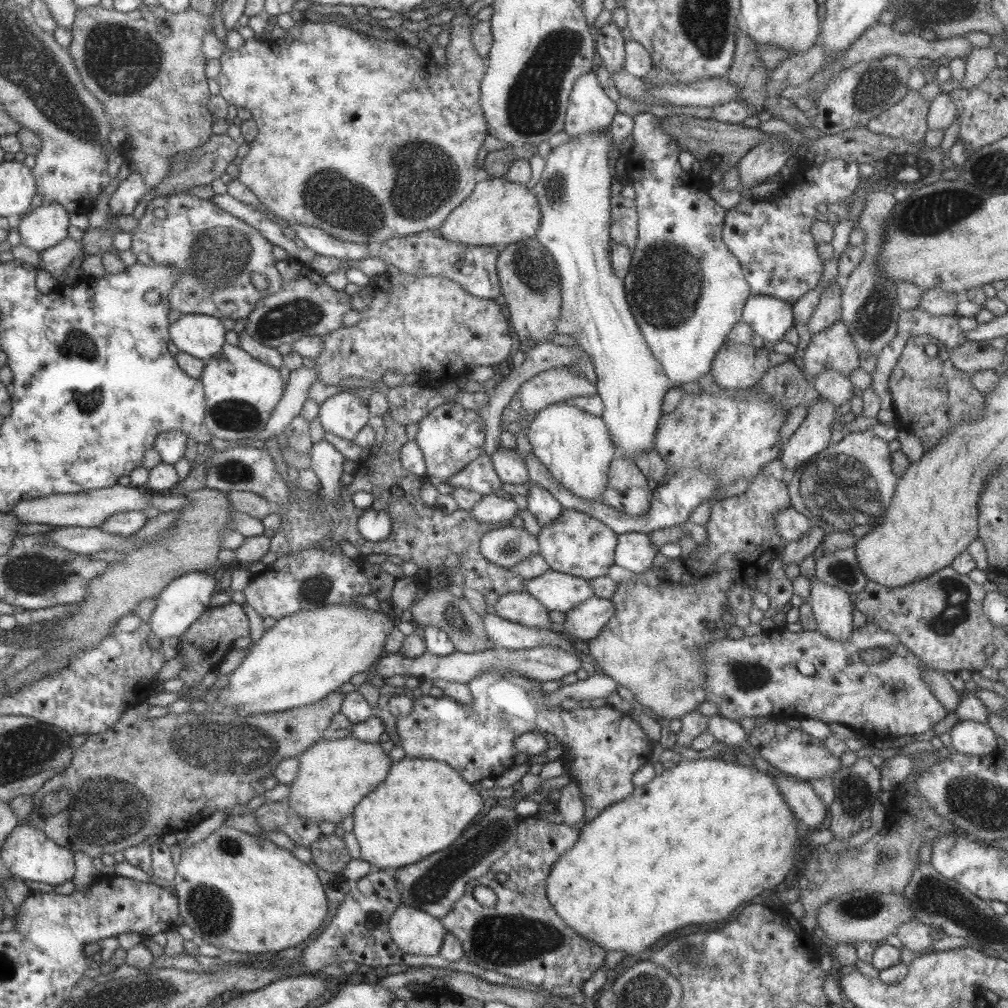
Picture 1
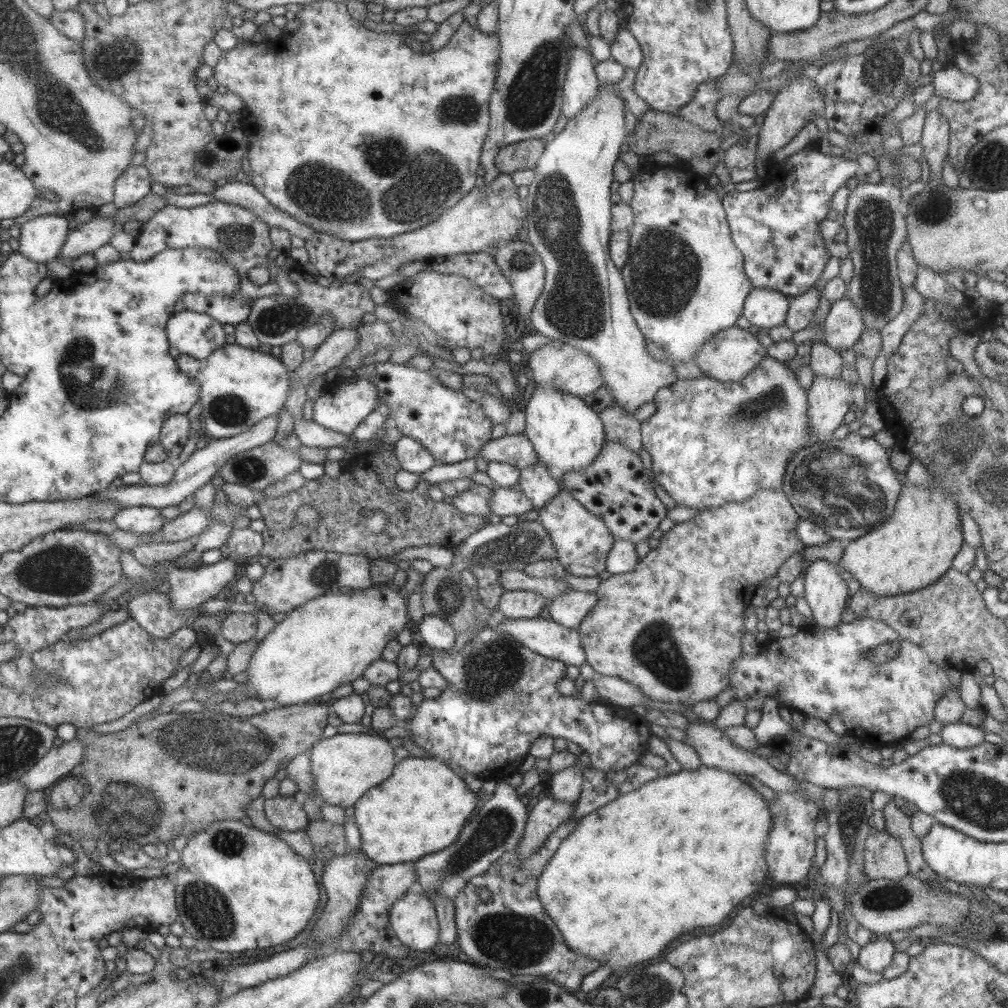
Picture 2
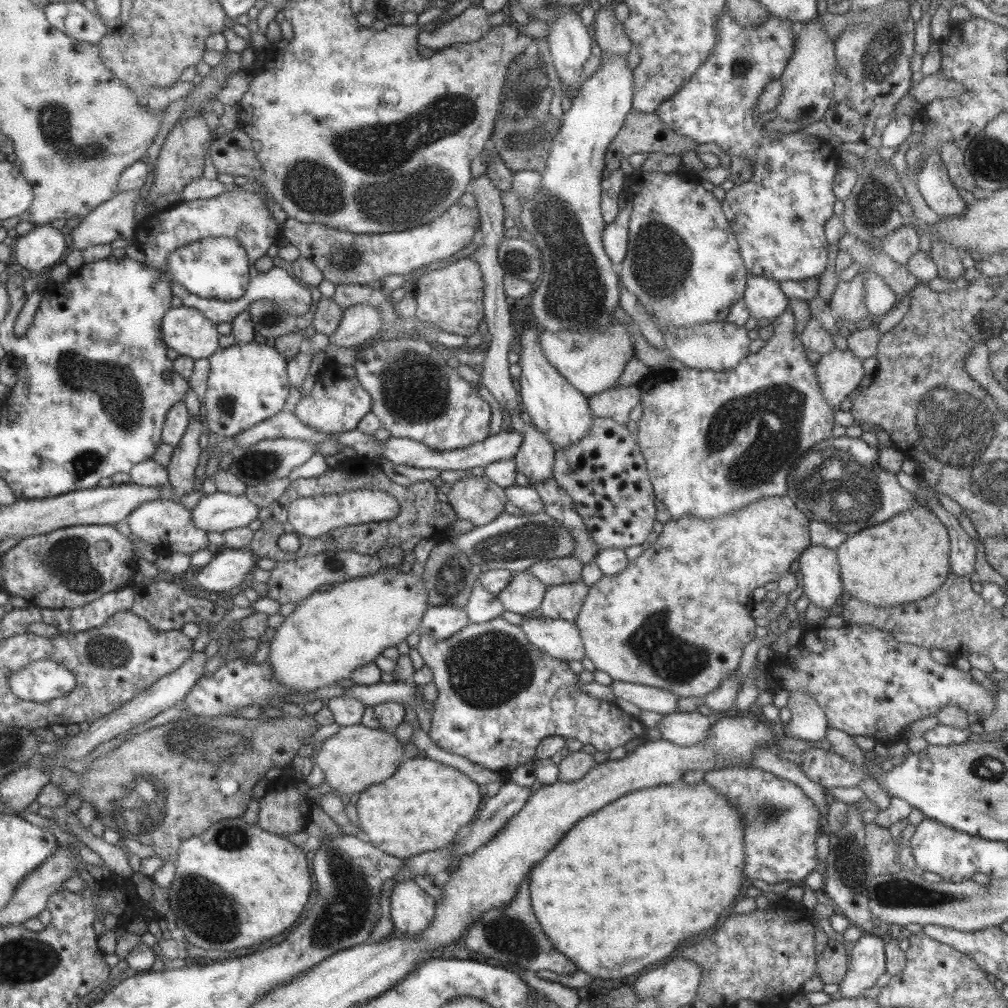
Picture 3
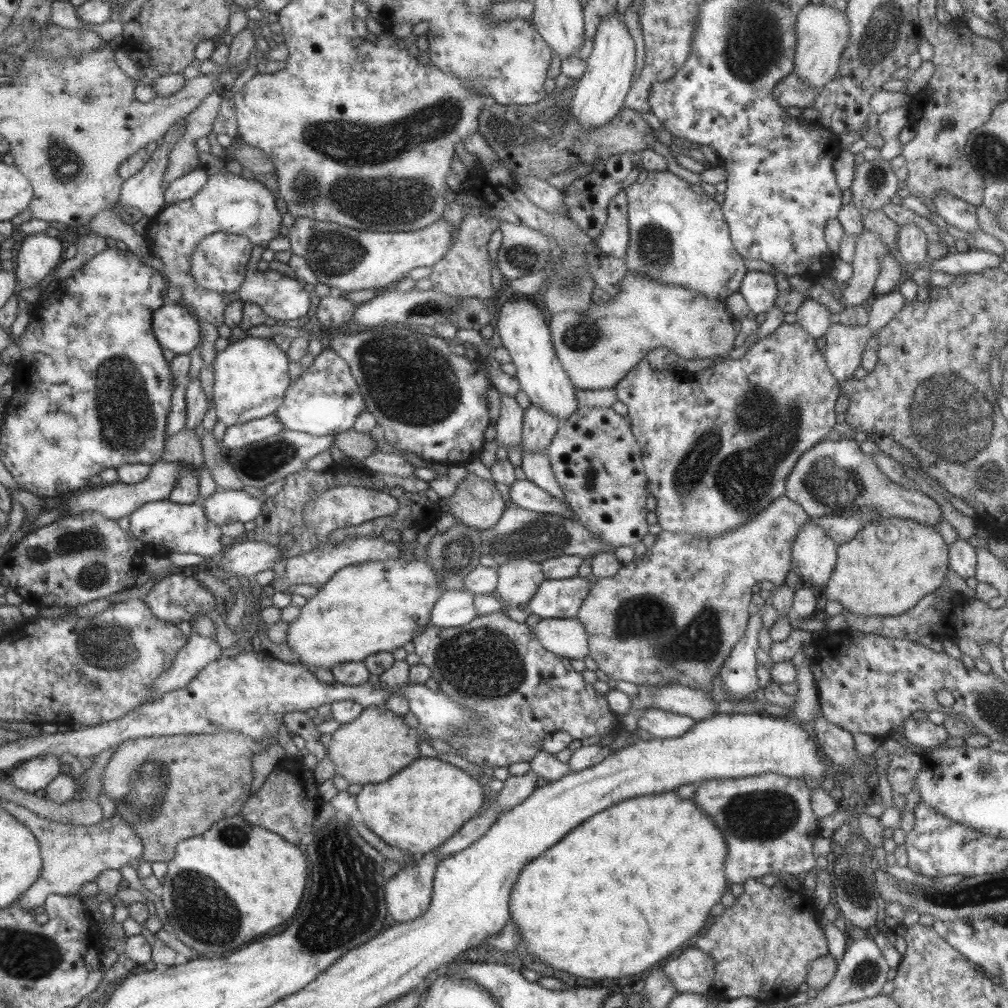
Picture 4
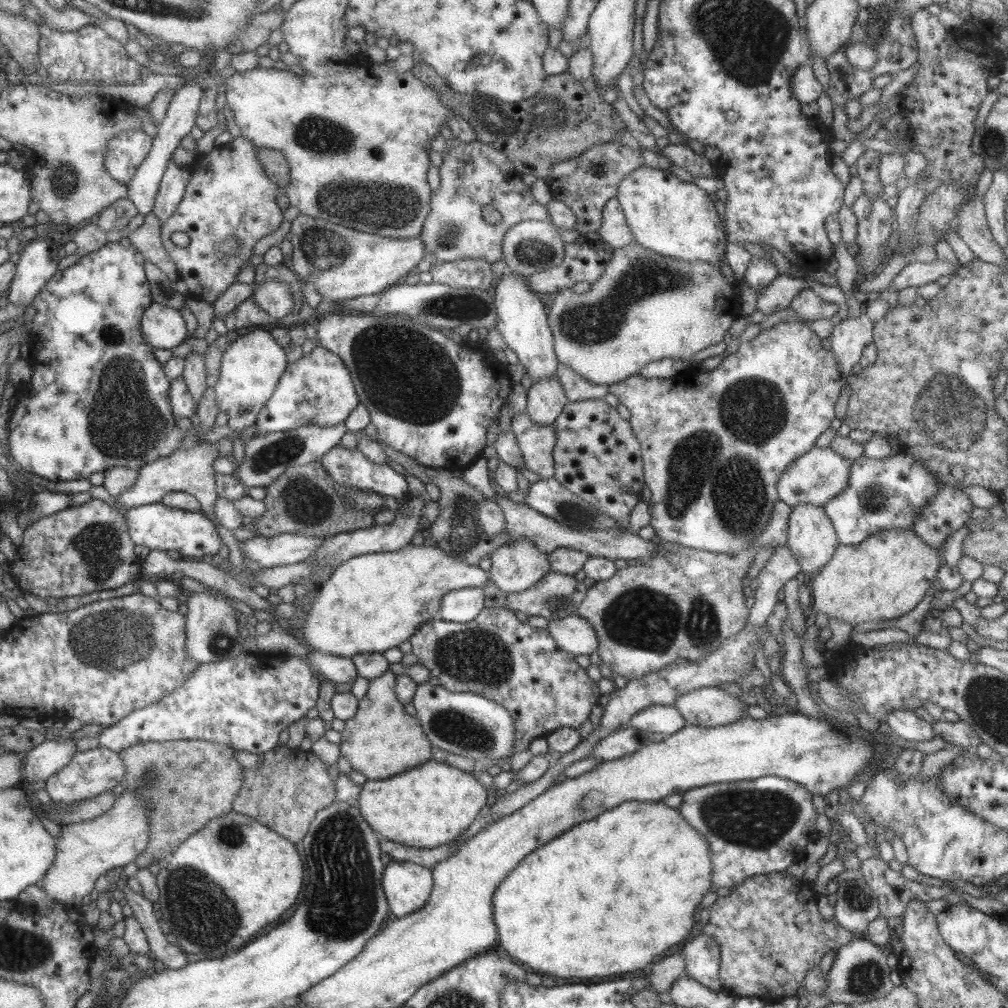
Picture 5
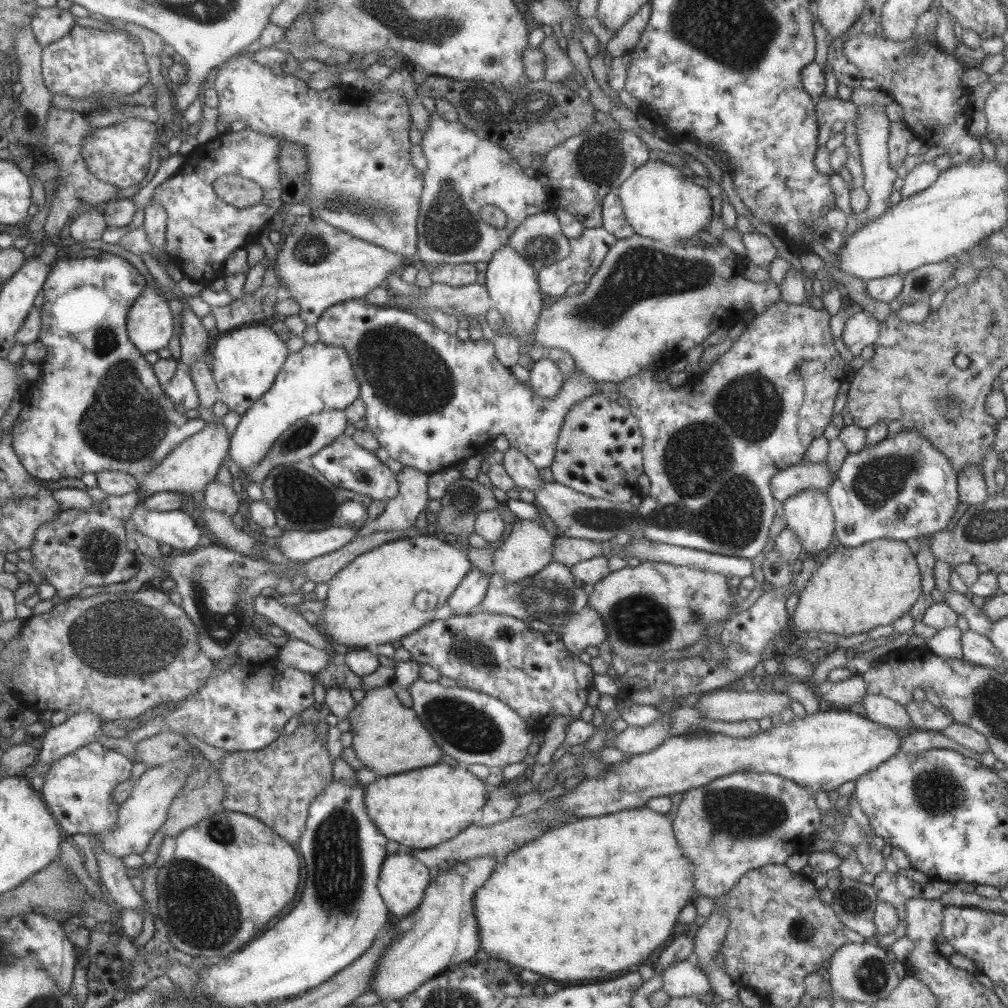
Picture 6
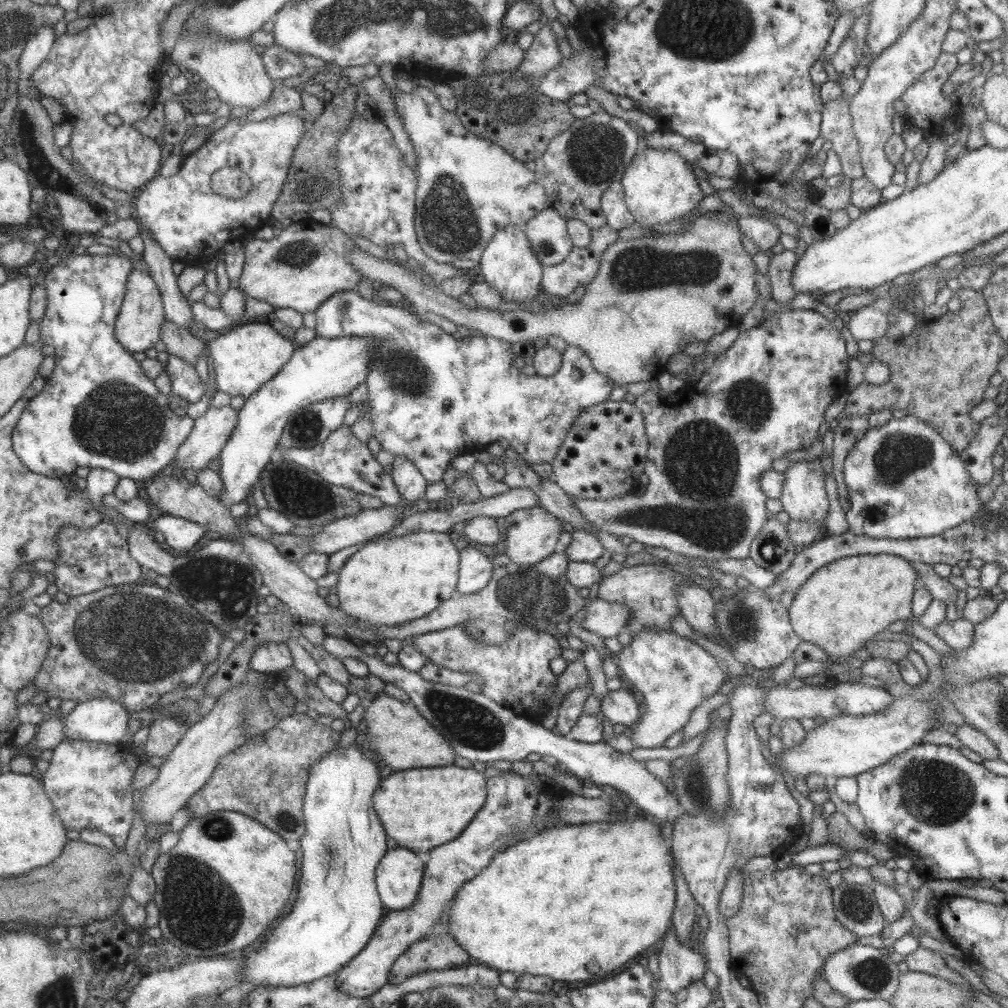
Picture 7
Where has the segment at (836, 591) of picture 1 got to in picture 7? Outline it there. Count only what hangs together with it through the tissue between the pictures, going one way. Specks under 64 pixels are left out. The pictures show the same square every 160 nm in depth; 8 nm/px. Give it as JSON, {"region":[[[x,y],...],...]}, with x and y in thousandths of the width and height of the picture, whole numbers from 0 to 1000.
{"region":[[[813,455],[786,458],[776,471],[777,482],[772,495],[777,507],[785,515],[809,517],[814,522],[820,510],[821,494]]]}

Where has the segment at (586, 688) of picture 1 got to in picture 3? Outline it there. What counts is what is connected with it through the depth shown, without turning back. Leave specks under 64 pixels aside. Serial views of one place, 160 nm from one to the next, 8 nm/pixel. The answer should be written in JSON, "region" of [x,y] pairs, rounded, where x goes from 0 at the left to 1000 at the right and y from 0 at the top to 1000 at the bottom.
{"region":[[[608,676],[605,684],[610,692],[626,696],[626,698],[630,698],[635,704],[646,704],[646,706],[661,709],[672,702],[674,690],[668,688],[668,687],[664,687],[664,685],[613,676]]]}

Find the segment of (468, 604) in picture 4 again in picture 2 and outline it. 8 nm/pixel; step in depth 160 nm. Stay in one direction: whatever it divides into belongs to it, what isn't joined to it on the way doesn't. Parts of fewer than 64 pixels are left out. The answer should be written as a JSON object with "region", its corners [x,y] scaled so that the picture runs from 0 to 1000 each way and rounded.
{"region":[[[420,611],[414,622],[424,642],[445,646],[451,637],[453,628],[438,611]]]}

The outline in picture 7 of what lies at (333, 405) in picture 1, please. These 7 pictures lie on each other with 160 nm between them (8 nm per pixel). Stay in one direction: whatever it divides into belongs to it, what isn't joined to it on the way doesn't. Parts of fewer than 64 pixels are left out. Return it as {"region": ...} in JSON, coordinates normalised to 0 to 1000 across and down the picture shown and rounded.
{"region":[[[313,333],[303,342],[296,343],[277,369],[245,394],[235,408],[235,419],[216,450],[216,471],[220,478],[216,497],[225,504],[240,498],[247,490],[247,484],[256,480],[263,461],[273,452],[274,441],[286,413],[298,403],[313,398],[343,394],[352,382],[361,379],[370,352],[368,339],[356,334],[324,336]]]}

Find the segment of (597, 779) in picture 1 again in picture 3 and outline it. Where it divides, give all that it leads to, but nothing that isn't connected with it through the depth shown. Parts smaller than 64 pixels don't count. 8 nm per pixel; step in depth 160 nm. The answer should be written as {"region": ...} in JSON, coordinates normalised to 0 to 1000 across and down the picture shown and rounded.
{"region":[[[497,612],[477,619],[464,618],[439,635],[419,627],[410,649],[426,662],[434,683],[434,691],[429,696],[426,732],[438,744],[459,750],[497,769],[529,755],[532,740],[541,731],[569,732],[577,739],[586,738],[592,745],[604,746],[627,732],[634,732],[640,723],[634,711],[620,707],[610,696],[574,685],[573,669],[565,665],[562,656],[537,646],[523,635],[516,621],[509,621]]]}

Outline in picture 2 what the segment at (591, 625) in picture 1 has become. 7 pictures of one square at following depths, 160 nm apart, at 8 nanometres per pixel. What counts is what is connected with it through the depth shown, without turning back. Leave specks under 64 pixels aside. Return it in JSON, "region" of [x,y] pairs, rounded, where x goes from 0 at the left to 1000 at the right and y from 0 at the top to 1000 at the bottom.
{"region":[[[564,585],[558,590],[542,599],[545,604],[545,613],[553,619],[571,625],[576,615],[580,613],[580,609],[590,601],[591,589]]]}

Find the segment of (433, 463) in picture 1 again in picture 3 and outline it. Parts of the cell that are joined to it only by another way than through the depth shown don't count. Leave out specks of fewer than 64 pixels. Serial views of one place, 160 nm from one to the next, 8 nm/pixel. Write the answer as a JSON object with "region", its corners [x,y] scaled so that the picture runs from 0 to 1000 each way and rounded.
{"region":[[[384,331],[379,337],[369,340],[368,343],[364,343],[364,345],[355,348],[349,364],[351,365],[354,379],[357,380],[358,385],[366,391],[367,396],[369,397],[367,408],[376,416],[378,424],[386,429],[386,434],[407,435],[412,438],[417,438],[418,440],[425,442],[428,446],[440,447],[458,445],[466,440],[477,438],[477,437],[485,433],[485,402],[479,397],[479,395],[474,393],[473,382],[455,374],[455,372],[453,372],[453,367],[443,361],[443,351],[434,348],[430,345],[431,343],[431,340],[421,338],[420,335],[417,335],[416,333],[408,335]]]}

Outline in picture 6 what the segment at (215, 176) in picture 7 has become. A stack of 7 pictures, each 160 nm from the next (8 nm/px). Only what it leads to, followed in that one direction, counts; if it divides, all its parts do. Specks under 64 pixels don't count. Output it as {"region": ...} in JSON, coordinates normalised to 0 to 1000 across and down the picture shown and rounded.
{"region":[[[237,174],[215,176],[210,186],[217,198],[237,208],[256,202],[261,196],[259,187],[254,181]]]}

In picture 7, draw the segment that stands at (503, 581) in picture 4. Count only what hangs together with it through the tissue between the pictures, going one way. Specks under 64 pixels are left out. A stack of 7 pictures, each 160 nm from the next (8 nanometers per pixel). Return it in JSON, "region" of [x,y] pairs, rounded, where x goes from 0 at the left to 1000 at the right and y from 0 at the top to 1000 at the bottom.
{"region":[[[537,503],[510,506],[498,517],[499,525],[502,527],[501,552],[511,562],[529,562],[540,554],[547,552],[551,547],[553,534],[557,530],[555,517]]]}

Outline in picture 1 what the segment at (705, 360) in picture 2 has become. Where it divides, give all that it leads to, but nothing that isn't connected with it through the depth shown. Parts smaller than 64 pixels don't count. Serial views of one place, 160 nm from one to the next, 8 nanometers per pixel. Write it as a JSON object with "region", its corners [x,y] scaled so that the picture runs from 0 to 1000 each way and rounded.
{"region":[[[719,340],[711,347],[707,357],[704,359],[704,371],[711,383],[715,386],[736,387],[746,384],[759,371],[764,363],[762,356],[762,348],[758,345],[749,345],[749,343],[731,343],[725,341],[721,343]]]}

